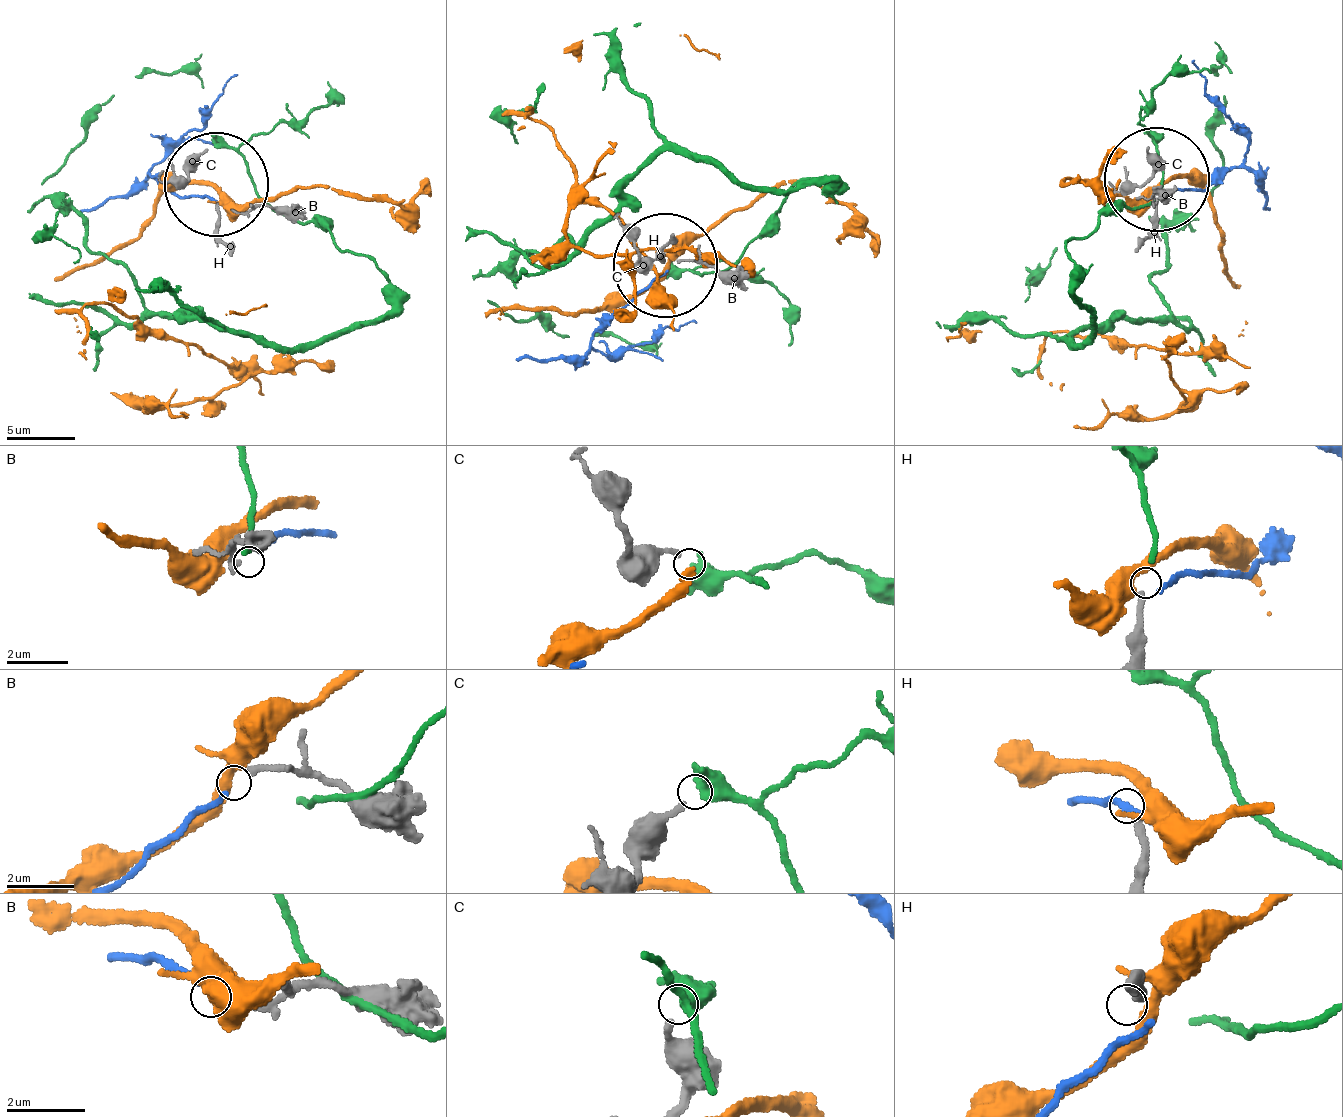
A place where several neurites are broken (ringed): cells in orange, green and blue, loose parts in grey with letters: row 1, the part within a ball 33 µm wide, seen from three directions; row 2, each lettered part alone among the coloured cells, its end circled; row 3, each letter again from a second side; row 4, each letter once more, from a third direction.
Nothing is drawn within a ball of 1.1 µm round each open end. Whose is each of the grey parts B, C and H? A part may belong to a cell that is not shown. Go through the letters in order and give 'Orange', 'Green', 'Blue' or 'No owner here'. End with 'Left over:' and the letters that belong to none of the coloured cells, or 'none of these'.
B: Blue
C: Green
H: No owner here
Left over: H

